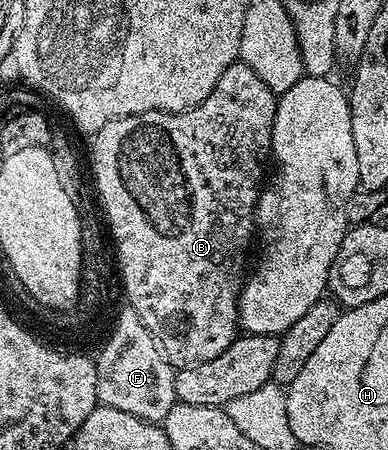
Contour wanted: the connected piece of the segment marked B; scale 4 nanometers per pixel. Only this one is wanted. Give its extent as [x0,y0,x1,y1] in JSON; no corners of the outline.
[90,60,277,368]

